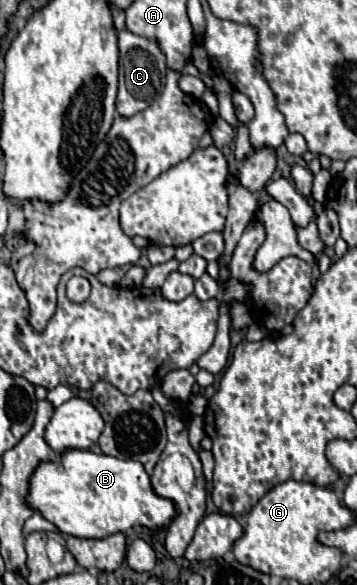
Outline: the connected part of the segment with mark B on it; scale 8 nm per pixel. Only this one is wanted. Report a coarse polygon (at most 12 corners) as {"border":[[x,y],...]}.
{"border":[[63,453],[27,505],[63,535],[157,529],[175,505],[139,461]]}

